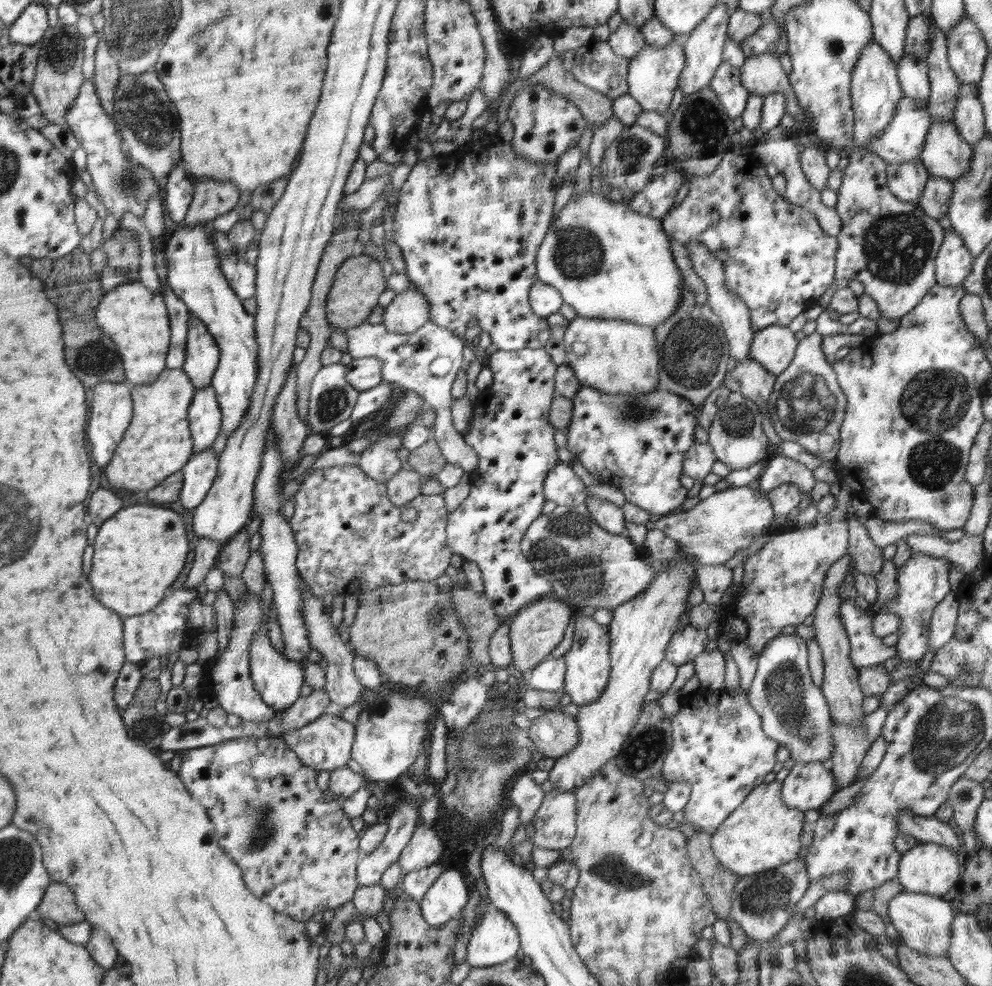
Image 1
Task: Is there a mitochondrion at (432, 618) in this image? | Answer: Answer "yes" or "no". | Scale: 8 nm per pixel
yes

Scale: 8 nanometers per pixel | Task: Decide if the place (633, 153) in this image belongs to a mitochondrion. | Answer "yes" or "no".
yes

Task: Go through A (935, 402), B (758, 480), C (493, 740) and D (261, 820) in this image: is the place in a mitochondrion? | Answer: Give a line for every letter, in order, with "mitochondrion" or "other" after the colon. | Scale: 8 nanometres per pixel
A: mitochondrion
B: other
C: mitochondrion
D: mitochondrion

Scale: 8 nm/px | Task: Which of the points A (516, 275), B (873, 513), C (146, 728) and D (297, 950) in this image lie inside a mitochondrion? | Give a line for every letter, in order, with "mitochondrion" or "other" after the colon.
A: other
B: other
C: mitochondrion
D: mitochondrion

